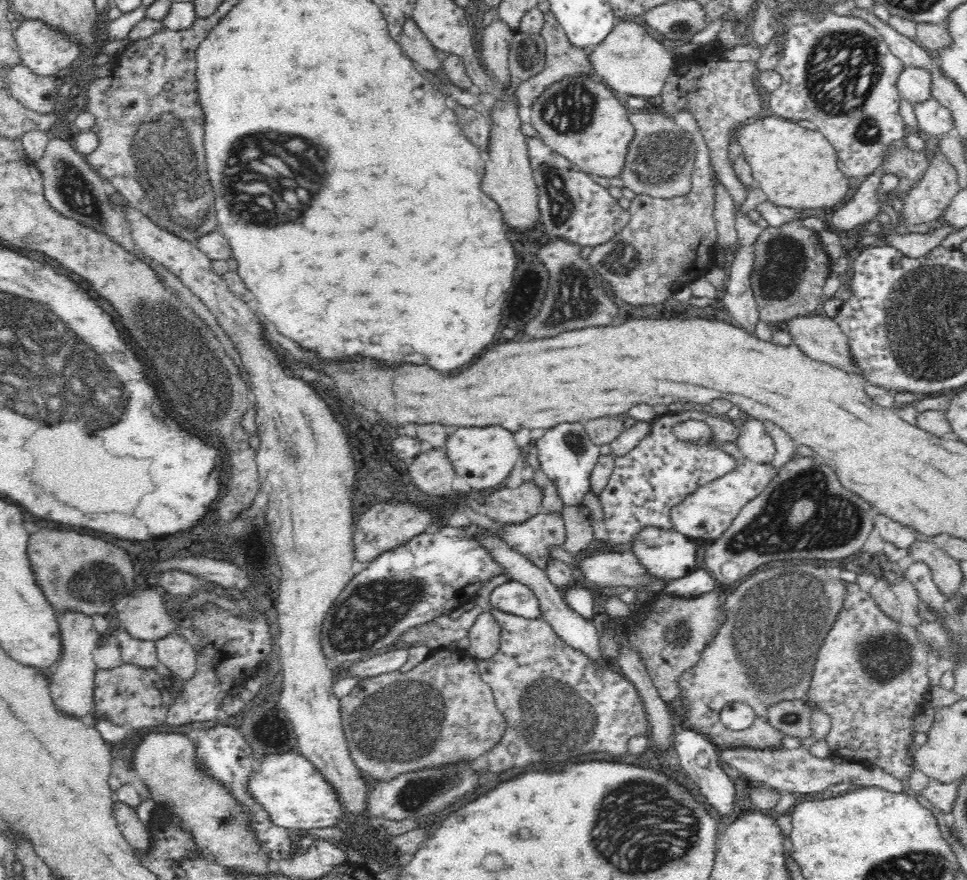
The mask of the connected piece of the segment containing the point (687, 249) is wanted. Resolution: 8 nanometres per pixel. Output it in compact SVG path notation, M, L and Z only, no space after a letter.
M691 108L678 110L672 120L692 136L696 147L690 192L666 199L636 194L630 200L627 227L608 242L592 248L590 256L585 258L591 271L596 271L612 286L612 294L616 298L634 306L667 301L682 286L704 274L712 265L712 250L718 243L713 219L715 178L708 145Z

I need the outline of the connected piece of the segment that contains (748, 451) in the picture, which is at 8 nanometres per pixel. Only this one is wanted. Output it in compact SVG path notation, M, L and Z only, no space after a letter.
M743 418L740 421L738 436L734 441L740 449L740 457L747 462L769 466L776 454L773 438L762 420Z

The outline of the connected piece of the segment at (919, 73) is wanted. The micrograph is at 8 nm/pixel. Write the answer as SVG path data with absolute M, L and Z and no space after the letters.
M904 65L896 80L897 92L911 105L930 100L932 84L933 72L923 66Z

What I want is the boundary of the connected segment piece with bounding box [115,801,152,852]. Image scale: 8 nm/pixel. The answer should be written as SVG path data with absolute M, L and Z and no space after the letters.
M115 802L115 818L124 838L139 852L152 848L152 836L137 816L137 811Z

